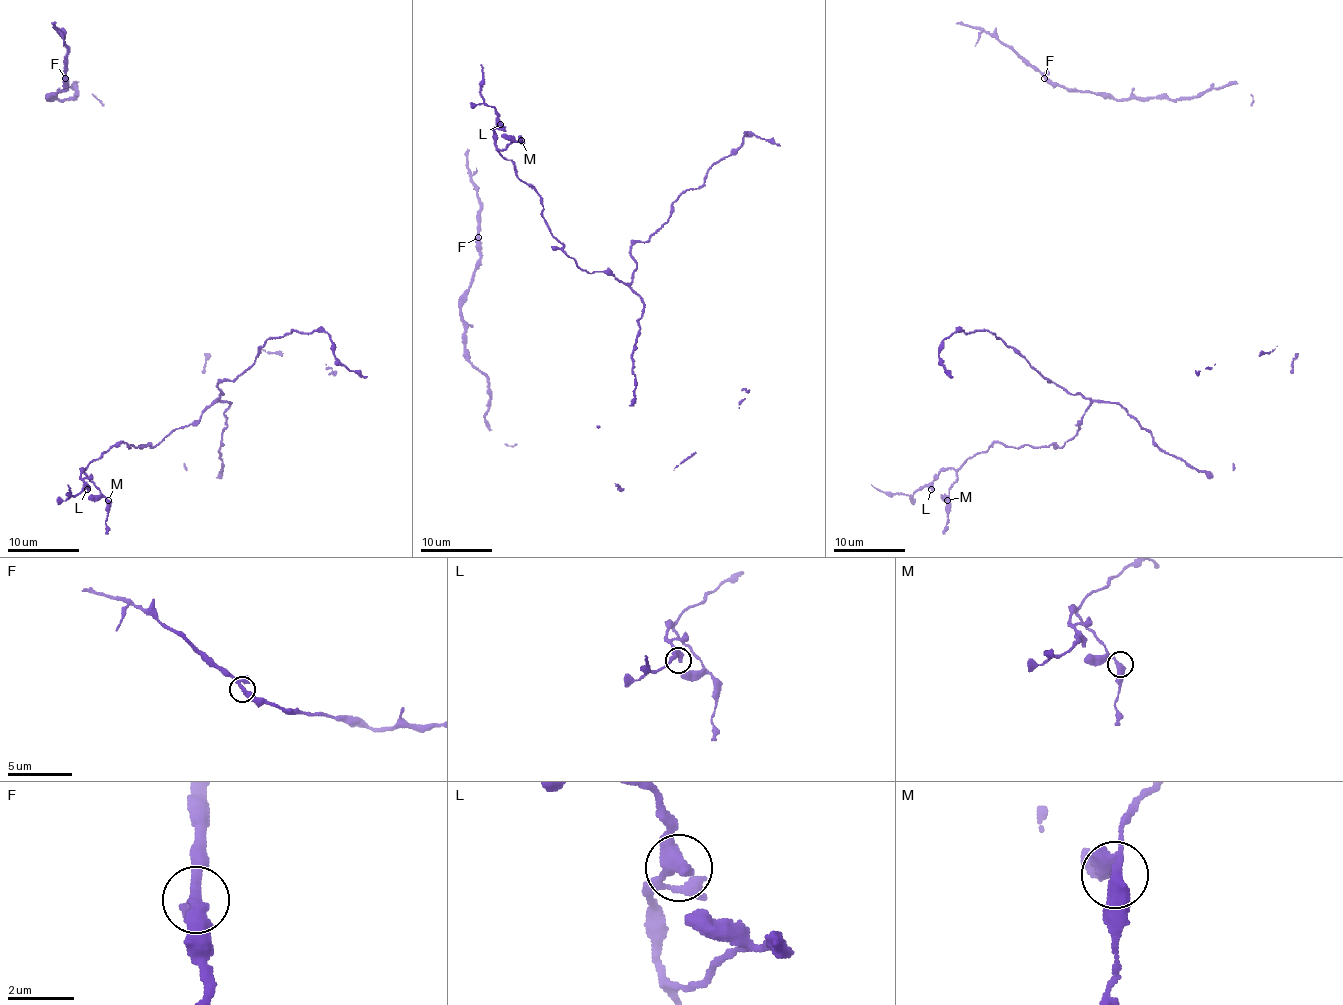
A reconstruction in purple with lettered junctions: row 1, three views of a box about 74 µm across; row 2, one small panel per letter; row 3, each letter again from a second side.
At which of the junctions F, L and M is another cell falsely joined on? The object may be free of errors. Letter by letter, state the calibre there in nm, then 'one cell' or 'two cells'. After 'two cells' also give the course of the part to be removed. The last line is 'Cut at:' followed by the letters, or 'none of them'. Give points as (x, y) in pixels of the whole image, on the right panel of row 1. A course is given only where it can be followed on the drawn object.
F: 320 nm | one cell
L: 280 nm | one cell
M: 320 nm | one cell
Cut at: none of them

